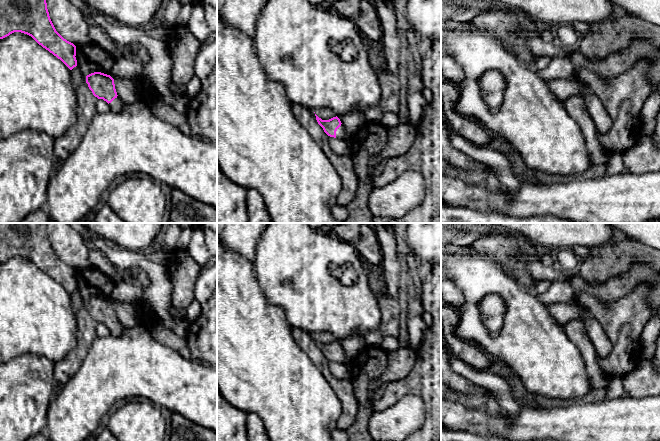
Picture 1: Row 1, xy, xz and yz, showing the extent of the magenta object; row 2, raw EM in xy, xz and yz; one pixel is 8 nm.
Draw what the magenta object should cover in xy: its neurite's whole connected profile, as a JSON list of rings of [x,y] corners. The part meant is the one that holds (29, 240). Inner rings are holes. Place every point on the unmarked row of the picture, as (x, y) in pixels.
[[[0,223],[0,263],[14,256],[31,260],[70,294],[77,290],[76,270],[56,255],[46,223]]]

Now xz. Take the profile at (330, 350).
[[[316,338],[315,340],[318,348],[323,352],[324,356],[328,360],[350,366],[353,358],[349,358],[346,355],[345,351],[342,349],[340,343],[337,340],[329,344],[322,344]]]

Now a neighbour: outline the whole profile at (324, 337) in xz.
[[[319,332],[316,333],[314,336],[322,344],[329,344],[337,340],[336,337],[329,332]]]

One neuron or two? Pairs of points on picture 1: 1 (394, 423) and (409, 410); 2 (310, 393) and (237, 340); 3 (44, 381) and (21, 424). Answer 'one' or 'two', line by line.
1: one
2: one
3: one

